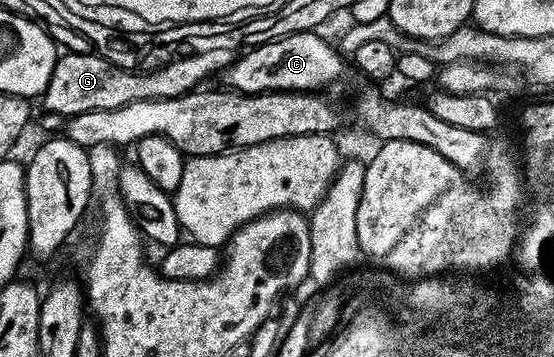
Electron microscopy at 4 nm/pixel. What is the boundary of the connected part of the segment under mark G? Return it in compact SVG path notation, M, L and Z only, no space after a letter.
M208 48L208 52L186 52L186 55L175 56L169 62L157 66L155 70L139 72L125 70L112 64L109 57L101 54L75 54L66 52L58 59L52 72L52 80L48 80L48 88L44 95L45 109L65 116L120 108L124 104L132 104L140 100L164 100L188 94L199 89L205 78L221 75L228 69L236 57L235 51L228 48Z

